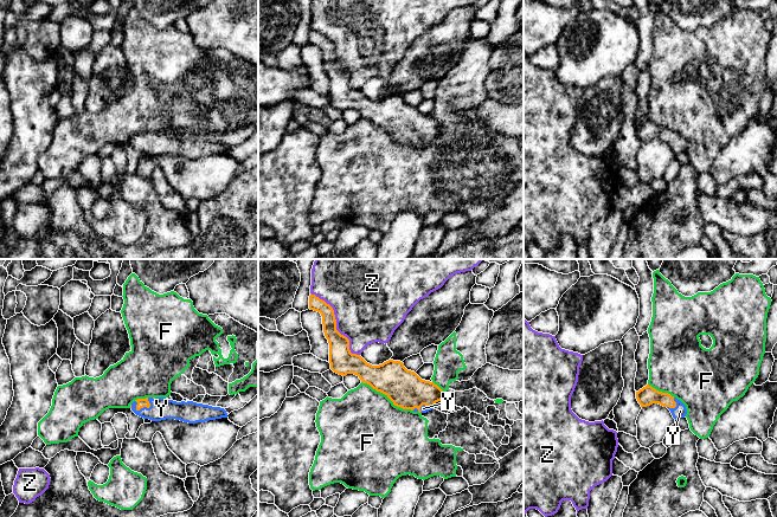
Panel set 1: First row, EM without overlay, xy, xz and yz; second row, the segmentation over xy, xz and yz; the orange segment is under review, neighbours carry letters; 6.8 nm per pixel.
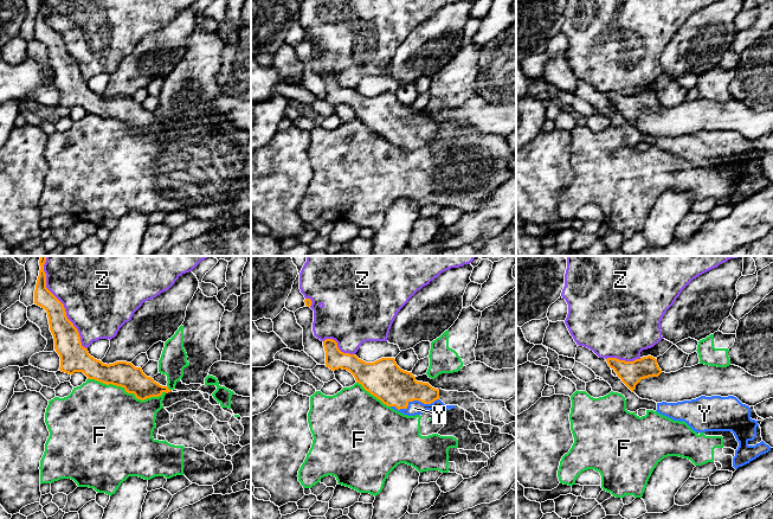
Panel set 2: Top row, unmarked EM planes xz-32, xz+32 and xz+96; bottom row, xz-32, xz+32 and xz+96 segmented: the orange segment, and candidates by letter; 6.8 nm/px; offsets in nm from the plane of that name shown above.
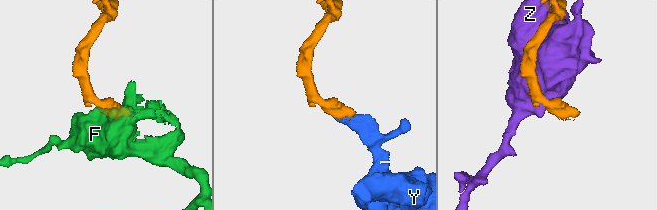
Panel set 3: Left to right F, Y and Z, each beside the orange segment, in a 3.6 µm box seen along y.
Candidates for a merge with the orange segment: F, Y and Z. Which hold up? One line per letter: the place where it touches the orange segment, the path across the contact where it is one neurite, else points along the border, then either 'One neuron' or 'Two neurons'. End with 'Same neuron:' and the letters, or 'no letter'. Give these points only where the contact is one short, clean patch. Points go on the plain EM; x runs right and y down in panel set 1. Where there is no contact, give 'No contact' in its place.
F: Touches orange at xz (387, 131). Two neurons
Y: Touches orange at xy (146, 141). Path across: xy (141, 137), (146, 141), (161, 143). One neuron
Z: Touches orange at xz (335, 59). Two neurons
Same neuron: Y

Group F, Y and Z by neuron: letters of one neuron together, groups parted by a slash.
F / Y / Z

